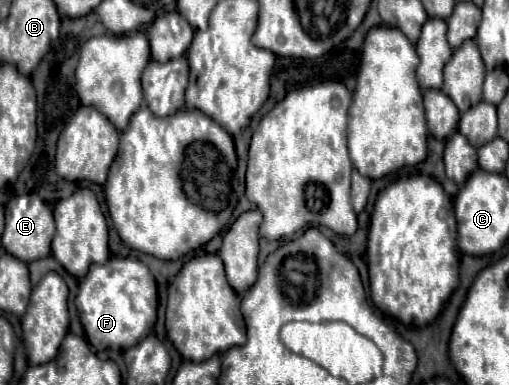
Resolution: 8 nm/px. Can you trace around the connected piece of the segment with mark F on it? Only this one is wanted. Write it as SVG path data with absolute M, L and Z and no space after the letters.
M111 257L107 263L91 267L89 275L81 279L75 305L91 345L129 349L151 331L157 319L157 285L141 261Z

